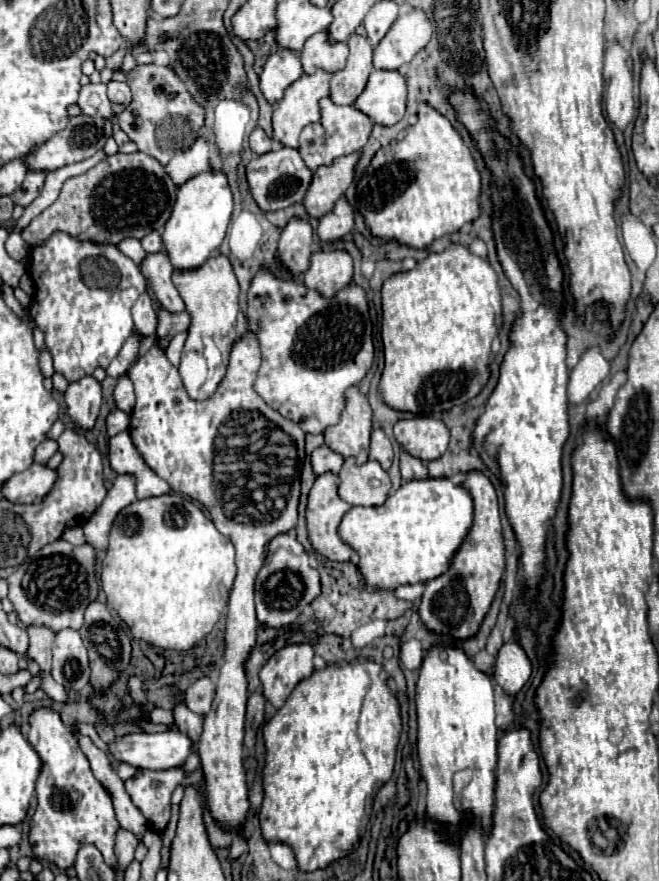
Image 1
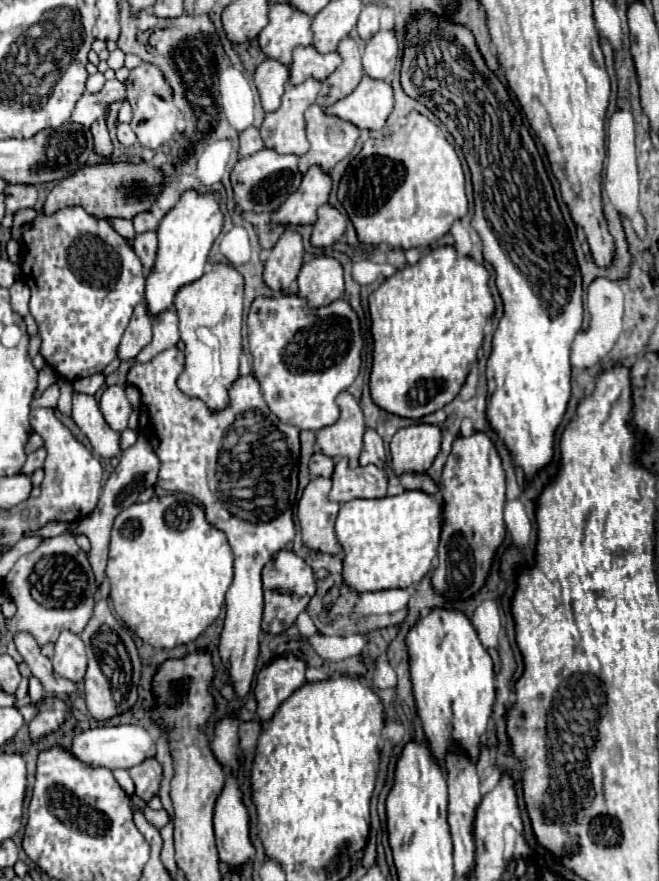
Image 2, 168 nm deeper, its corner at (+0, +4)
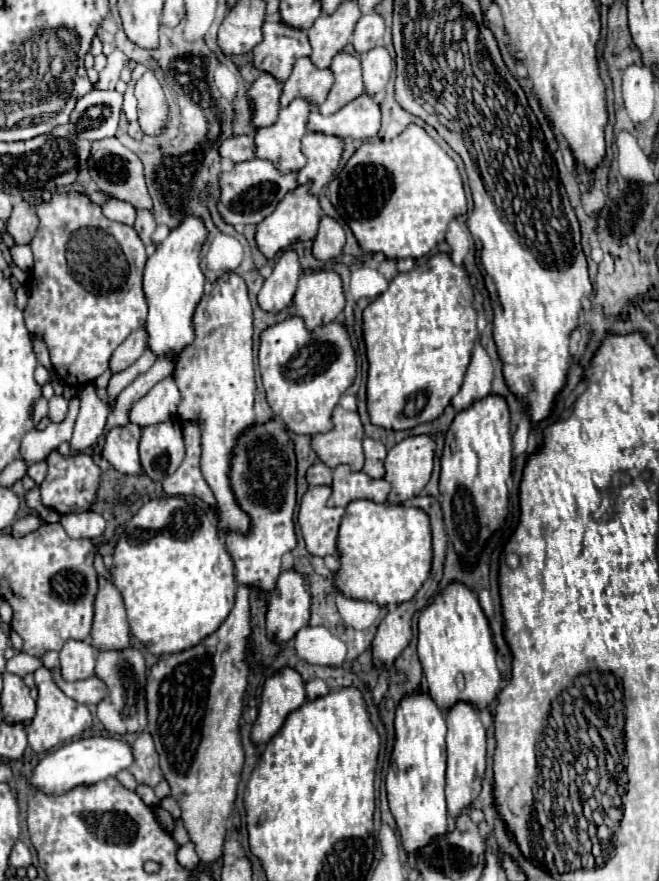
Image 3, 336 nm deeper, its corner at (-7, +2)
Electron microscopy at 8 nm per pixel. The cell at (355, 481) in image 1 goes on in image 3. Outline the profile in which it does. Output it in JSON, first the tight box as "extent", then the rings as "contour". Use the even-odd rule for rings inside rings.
{"extent":[328,464,390,506],"contour":[[[340,464],[338,468],[334,468],[332,496],[328,504],[348,506],[352,500],[358,500],[358,498],[386,502],[388,494],[390,494],[390,484],[384,478],[374,480],[364,472],[352,472],[348,464]]]}

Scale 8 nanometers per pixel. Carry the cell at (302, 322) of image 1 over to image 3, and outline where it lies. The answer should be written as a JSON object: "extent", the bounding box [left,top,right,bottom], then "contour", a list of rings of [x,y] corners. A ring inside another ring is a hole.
{"extent":[258,316,356,436],"contour":[[[288,316],[260,332],[258,360],[266,400],[290,432],[314,436],[332,430],[332,410],[356,378],[356,352],[342,322],[308,330],[300,316]]]}

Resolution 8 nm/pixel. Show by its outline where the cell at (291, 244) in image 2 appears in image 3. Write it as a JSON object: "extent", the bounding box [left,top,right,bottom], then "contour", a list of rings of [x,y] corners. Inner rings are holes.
{"extent":[258,250,302,312],"contour":[[[286,250],[274,264],[270,278],[264,280],[264,286],[258,294],[260,308],[268,312],[280,312],[282,308],[286,308],[294,298],[300,274],[302,266],[298,254],[294,250]]]}

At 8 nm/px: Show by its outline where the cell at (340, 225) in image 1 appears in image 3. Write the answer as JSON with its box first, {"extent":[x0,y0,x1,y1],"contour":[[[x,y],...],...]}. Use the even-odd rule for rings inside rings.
{"extent":[312,216,346,262],"contour":[[[322,216],[320,228],[318,228],[318,236],[314,238],[312,254],[314,254],[314,258],[326,262],[326,260],[336,258],[338,254],[342,254],[344,242],[346,242],[344,228],[334,218]]]}

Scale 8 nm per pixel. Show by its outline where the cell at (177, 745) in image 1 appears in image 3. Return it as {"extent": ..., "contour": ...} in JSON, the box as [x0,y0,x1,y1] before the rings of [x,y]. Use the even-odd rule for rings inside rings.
{"extent":[30,736,134,794],"contour":[[[90,736],[80,738],[48,754],[36,768],[30,778],[32,786],[42,788],[46,794],[64,794],[82,784],[96,784],[110,776],[116,776],[120,770],[128,768],[134,762],[134,750],[128,742],[112,736]]]}

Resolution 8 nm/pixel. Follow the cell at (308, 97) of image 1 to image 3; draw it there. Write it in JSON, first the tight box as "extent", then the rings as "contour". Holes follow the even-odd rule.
{"extent":[254,98,316,170],"contour":[[[294,98],[286,108],[280,110],[278,120],[272,126],[260,128],[254,138],[256,138],[256,156],[258,158],[266,158],[276,162],[276,166],[280,166],[280,170],[300,170],[306,164],[306,156],[302,152],[302,136],[306,134],[306,124],[308,124],[308,116],[316,106],[306,100],[306,98]]]}

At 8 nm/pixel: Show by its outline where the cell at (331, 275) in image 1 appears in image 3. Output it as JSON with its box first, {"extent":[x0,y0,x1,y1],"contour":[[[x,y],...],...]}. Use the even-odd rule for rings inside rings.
{"extent":[294,270,344,330],"contour":[[[334,270],[306,272],[298,280],[294,294],[296,314],[304,318],[308,330],[336,320],[344,310],[342,278]]]}

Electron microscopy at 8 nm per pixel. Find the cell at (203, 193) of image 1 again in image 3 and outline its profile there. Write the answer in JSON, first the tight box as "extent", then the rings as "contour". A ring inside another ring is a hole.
{"extent":[144,216,208,356],"contour":[[[186,216],[168,238],[148,258],[144,268],[144,292],[148,300],[148,348],[162,356],[170,350],[180,352],[194,338],[192,314],[204,294],[206,276],[200,268],[200,250],[208,240],[208,228],[200,216]]]}

